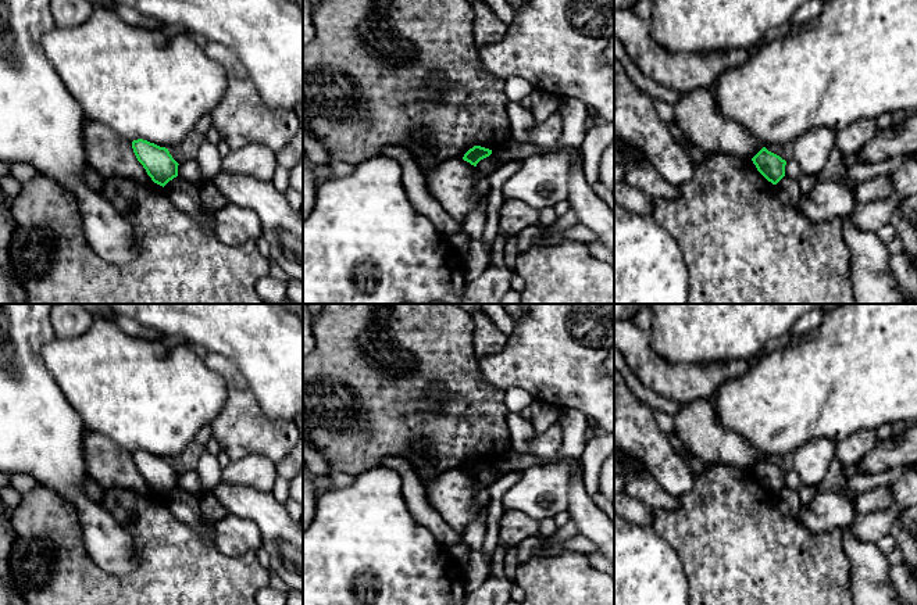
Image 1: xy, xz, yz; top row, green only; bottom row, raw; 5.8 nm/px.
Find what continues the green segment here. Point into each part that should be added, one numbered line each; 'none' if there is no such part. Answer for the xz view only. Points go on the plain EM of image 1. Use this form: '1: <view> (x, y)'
none

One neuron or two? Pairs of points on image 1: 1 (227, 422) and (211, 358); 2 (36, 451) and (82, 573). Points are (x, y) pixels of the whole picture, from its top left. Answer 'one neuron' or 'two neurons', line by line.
1: one neuron
2: two neurons

